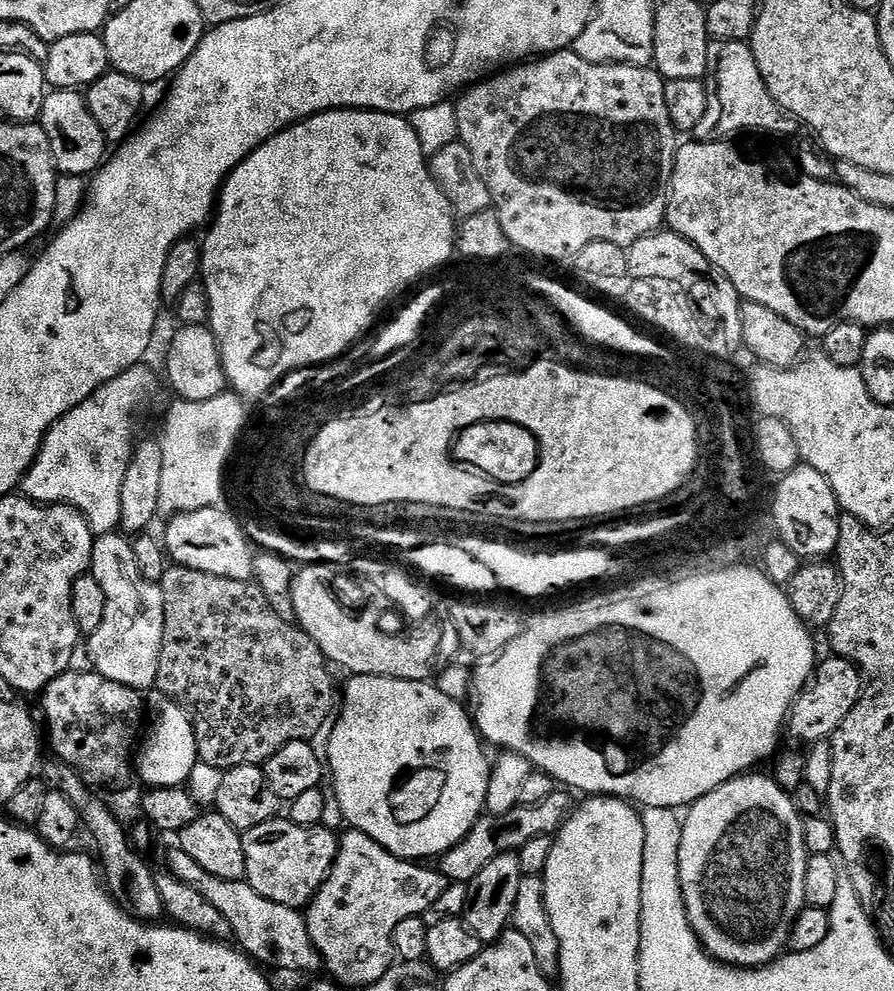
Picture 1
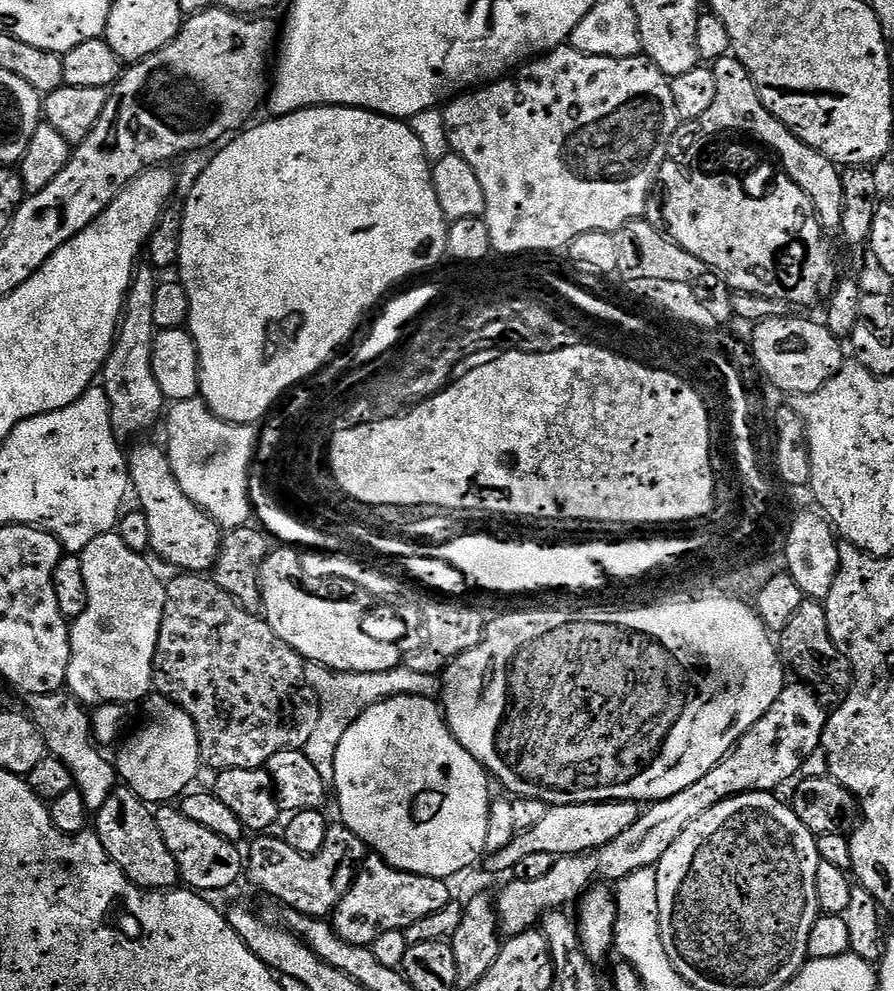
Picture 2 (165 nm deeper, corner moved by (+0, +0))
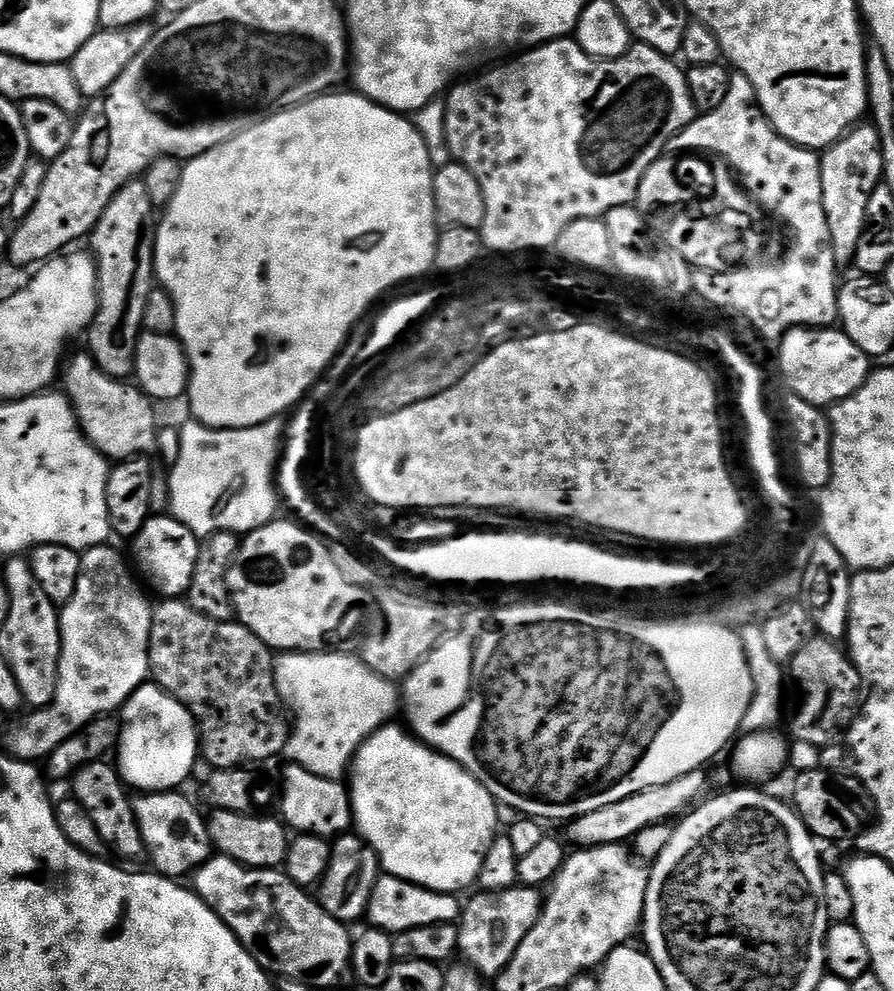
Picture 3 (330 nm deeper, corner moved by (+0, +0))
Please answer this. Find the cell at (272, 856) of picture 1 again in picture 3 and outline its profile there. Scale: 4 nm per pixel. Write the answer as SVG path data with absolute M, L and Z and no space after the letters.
M345 834L335 837L332 844L332 857L327 874L318 886L318 899L321 906L334 918L349 926L355 920L365 919L370 906L370 894L374 894L374 886L382 875L382 865L376 852L359 834Z

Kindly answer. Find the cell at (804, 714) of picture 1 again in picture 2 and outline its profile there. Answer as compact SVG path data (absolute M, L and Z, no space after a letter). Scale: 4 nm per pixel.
M804 682L795 683L789 683L784 687L782 694L774 702L774 706L770 706L770 710L766 710L766 714L762 718L758 718L758 722L754 722L752 729L736 743L735 748L723 760L718 762L718 766L714 766L714 770L710 770L710 774L698 778L698 782L694 782L694 786L686 786L686 790L665 800L657 800L651 806L645 807L641 811L638 822L634 822L634 826L630 826L630 830L618 834L618 838L614 838L614 842L606 842L606 846L590 852L581 852L578 856L559 857L554 862L552 869L542 878L509 879L509 884L501 890L500 896L498 892L496 900L496 913L500 915L501 933L505 937L510 937L535 929L548 912L563 909L568 906L564 904L570 903L571 900L579 901L584 893L599 881L596 880L599 876L604 880L619 882L638 870L655 867L660 863L662 854L666 854L666 850L670 850L670 846L674 846L674 842L678 842L678 834L682 834L682 830L686 830L686 826L690 826L690 822L702 818L702 814L706 814L706 810L718 806L718 802L729 800L732 796L741 796L744 792L775 793L780 790L776 788L782 787L803 766L804 759L818 752L824 738L824 727L827 726L830 715L829 709L824 709L823 702L816 697L817 689L815 687Z

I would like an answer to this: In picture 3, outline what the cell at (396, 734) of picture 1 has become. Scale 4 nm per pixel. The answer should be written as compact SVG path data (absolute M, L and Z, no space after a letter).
M396 722L385 724L384 727L377 730L359 748L356 752L355 760L350 765L350 777L352 776L350 795L352 798L352 818L355 831L363 836L365 842L374 849L376 857L380 860L383 871L387 875L397 876L406 882L429 888L435 892L460 894L463 888L468 888L471 884L475 885L477 883L488 848L491 847L492 841L498 836L498 830L496 830L496 808L498 809L498 802L492 797L488 787L478 778L470 775L456 760L450 759L450 757L437 749L428 747L424 741L417 739L407 727L401 726L399 728L398 724Z

